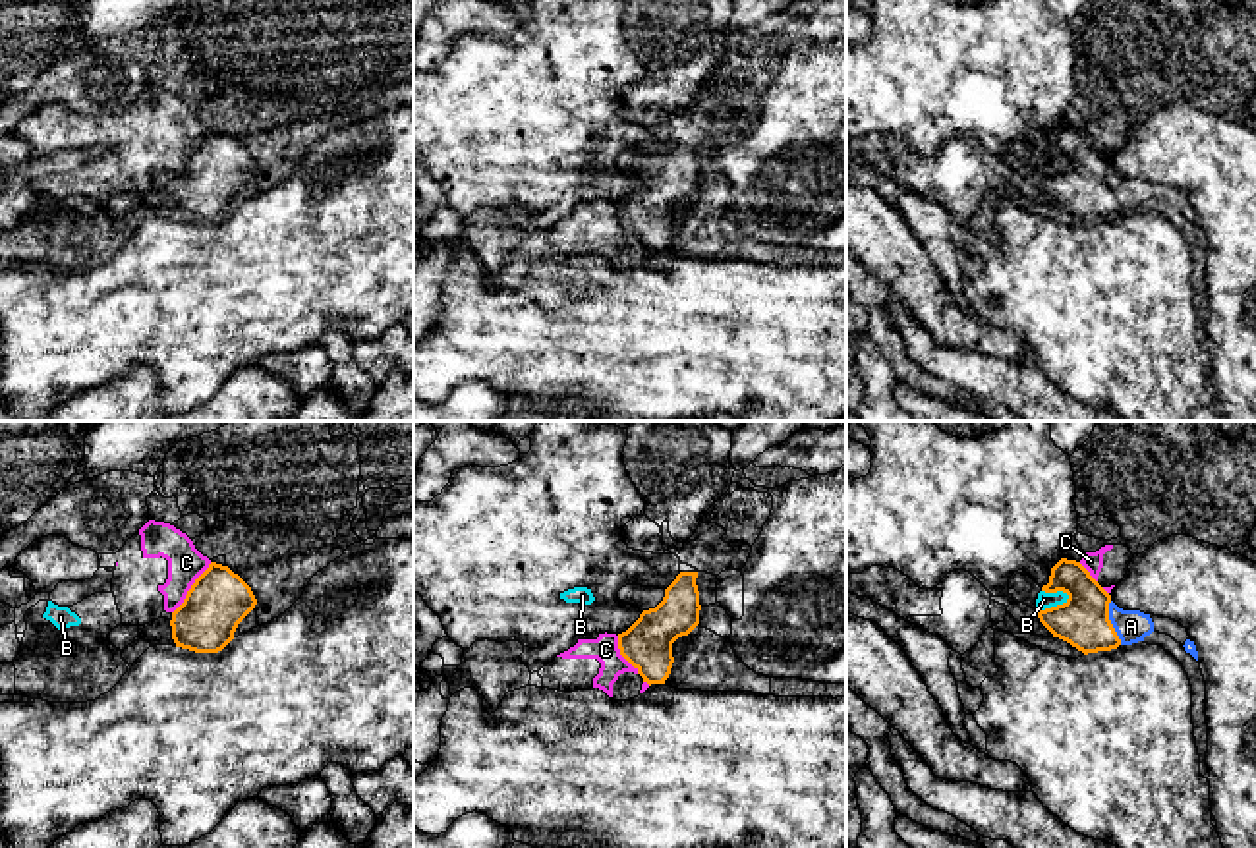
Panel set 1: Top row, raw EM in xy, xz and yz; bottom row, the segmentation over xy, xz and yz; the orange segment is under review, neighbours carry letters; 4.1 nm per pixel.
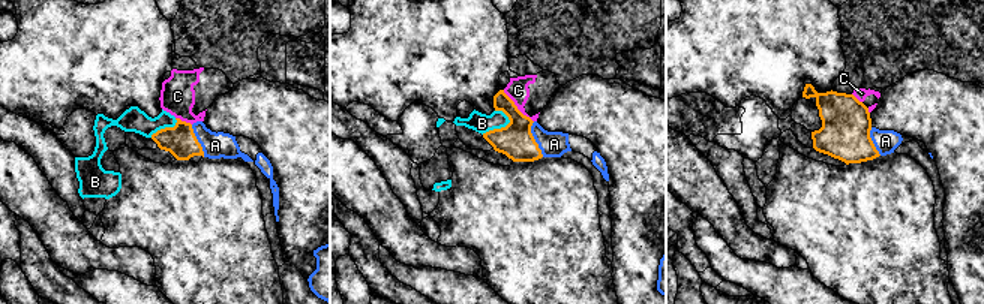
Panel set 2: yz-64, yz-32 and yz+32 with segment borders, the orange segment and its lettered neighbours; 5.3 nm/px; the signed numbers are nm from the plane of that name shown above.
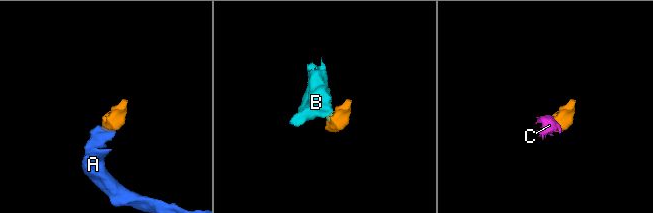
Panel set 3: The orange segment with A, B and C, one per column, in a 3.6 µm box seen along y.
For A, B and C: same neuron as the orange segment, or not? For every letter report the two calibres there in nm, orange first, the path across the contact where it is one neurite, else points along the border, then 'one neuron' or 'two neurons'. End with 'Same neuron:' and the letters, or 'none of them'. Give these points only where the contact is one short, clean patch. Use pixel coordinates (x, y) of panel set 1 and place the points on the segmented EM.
A: calibres 220 and 140 nm; way yz (1083, 621), (1110, 622), (1131, 626); one neuron
B: calibres 220 and 70 nm; border yz (1069, 595), (1061, 603), (1038, 611); two neurons
C: calibres 260 and 150 nm; border xy (211, 563), (172, 613); two neurons
Same neuron: A

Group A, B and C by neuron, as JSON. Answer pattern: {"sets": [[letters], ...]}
{"sets": [["A"], ["B", "C"]]}

